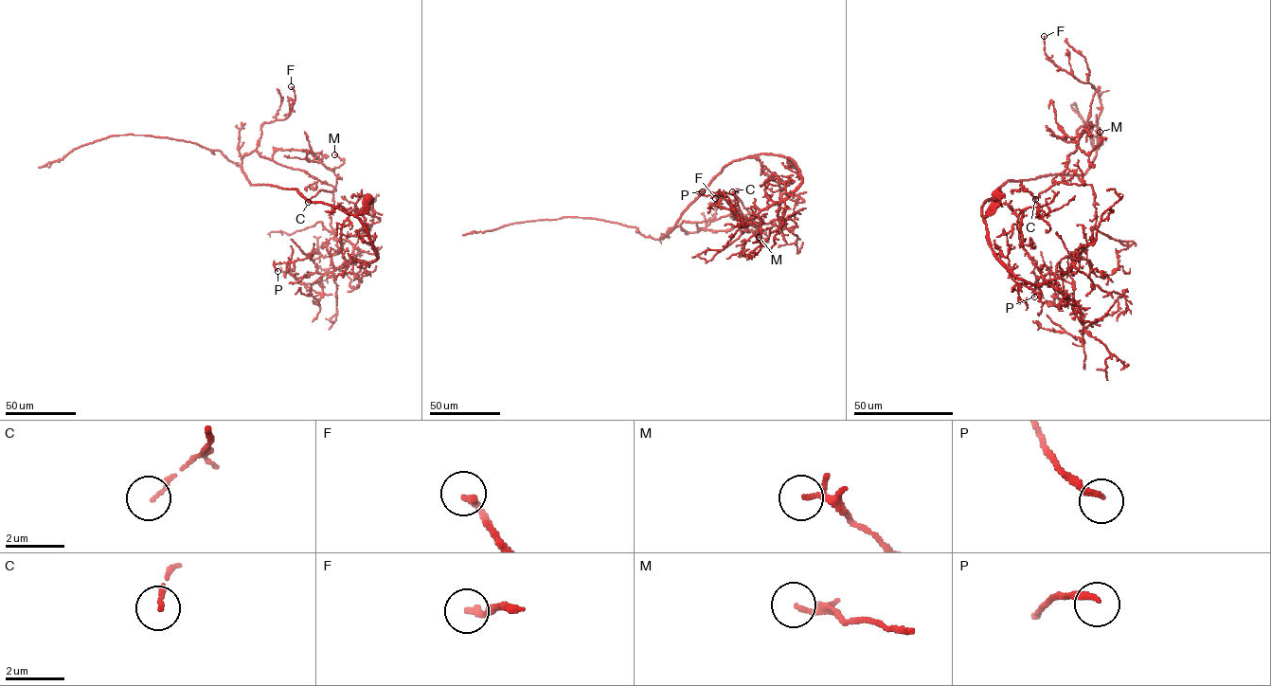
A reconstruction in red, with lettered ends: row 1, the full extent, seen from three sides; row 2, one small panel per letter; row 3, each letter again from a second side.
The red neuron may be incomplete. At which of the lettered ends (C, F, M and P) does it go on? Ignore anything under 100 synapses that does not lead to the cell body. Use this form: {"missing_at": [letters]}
{"missing_at": []}

